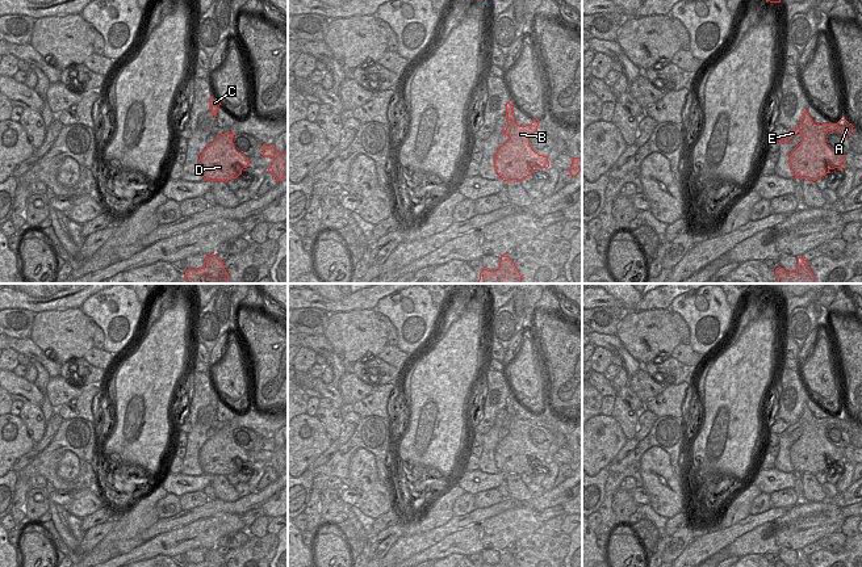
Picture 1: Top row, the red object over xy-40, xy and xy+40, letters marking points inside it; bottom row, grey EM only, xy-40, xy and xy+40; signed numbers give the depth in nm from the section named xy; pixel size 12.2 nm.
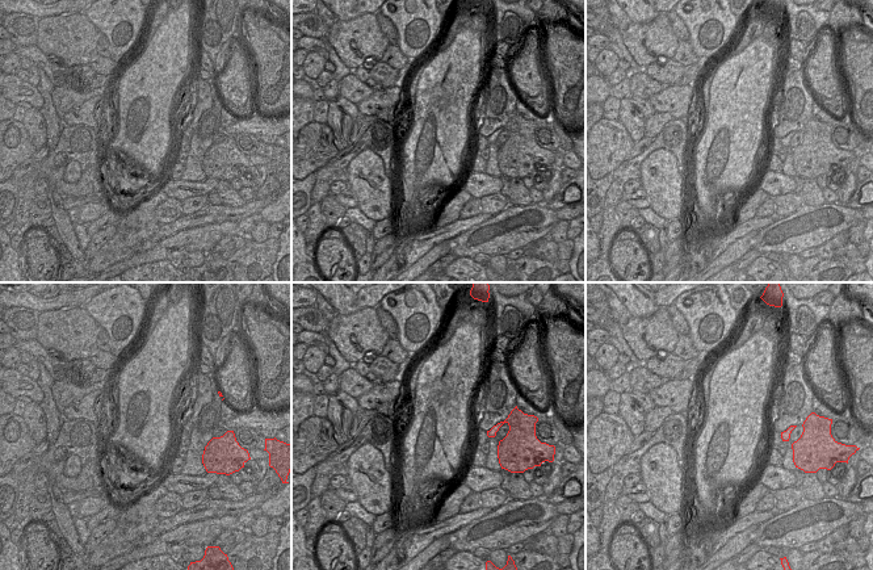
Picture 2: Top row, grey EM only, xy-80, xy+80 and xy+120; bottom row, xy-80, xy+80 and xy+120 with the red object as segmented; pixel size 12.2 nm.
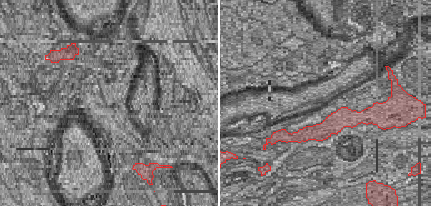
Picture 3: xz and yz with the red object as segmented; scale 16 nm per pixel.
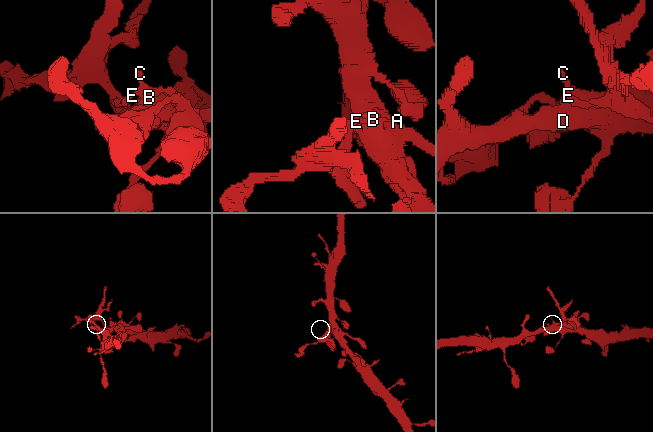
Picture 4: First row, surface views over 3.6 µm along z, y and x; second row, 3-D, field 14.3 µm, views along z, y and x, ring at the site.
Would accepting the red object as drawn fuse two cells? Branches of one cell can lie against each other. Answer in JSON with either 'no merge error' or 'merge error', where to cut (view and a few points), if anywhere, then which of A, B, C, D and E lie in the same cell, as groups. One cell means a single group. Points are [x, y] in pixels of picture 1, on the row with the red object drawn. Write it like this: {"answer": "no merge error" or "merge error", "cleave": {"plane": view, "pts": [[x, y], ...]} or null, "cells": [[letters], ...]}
{"answer": "merge error", "cleave": {"plane": "xy+40", "pts": [[799, 125], [802, 131]]}, "cells": [["A", "B", "C", "D"], ["E"]]}

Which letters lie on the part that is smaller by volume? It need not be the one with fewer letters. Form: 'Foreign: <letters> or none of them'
Foreign: E.

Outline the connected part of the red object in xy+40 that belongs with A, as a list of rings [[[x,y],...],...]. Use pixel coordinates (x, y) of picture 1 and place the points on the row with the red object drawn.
[[[804,110],[799,126],[803,139],[790,154],[790,167],[795,178],[816,181],[830,173],[830,169],[845,167],[844,155],[827,146],[825,135],[830,130],[836,130],[848,139],[848,135],[853,133],[854,126],[851,123],[840,119],[837,123],[816,125]]]

